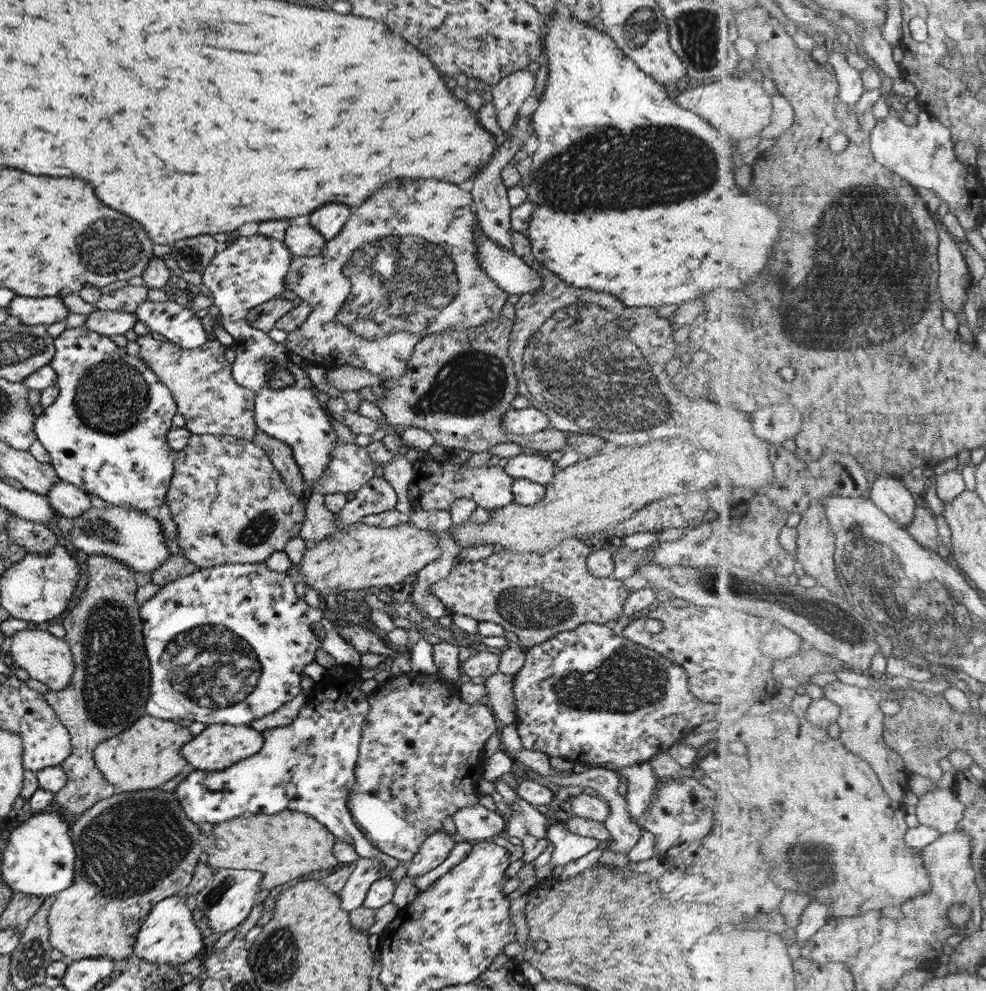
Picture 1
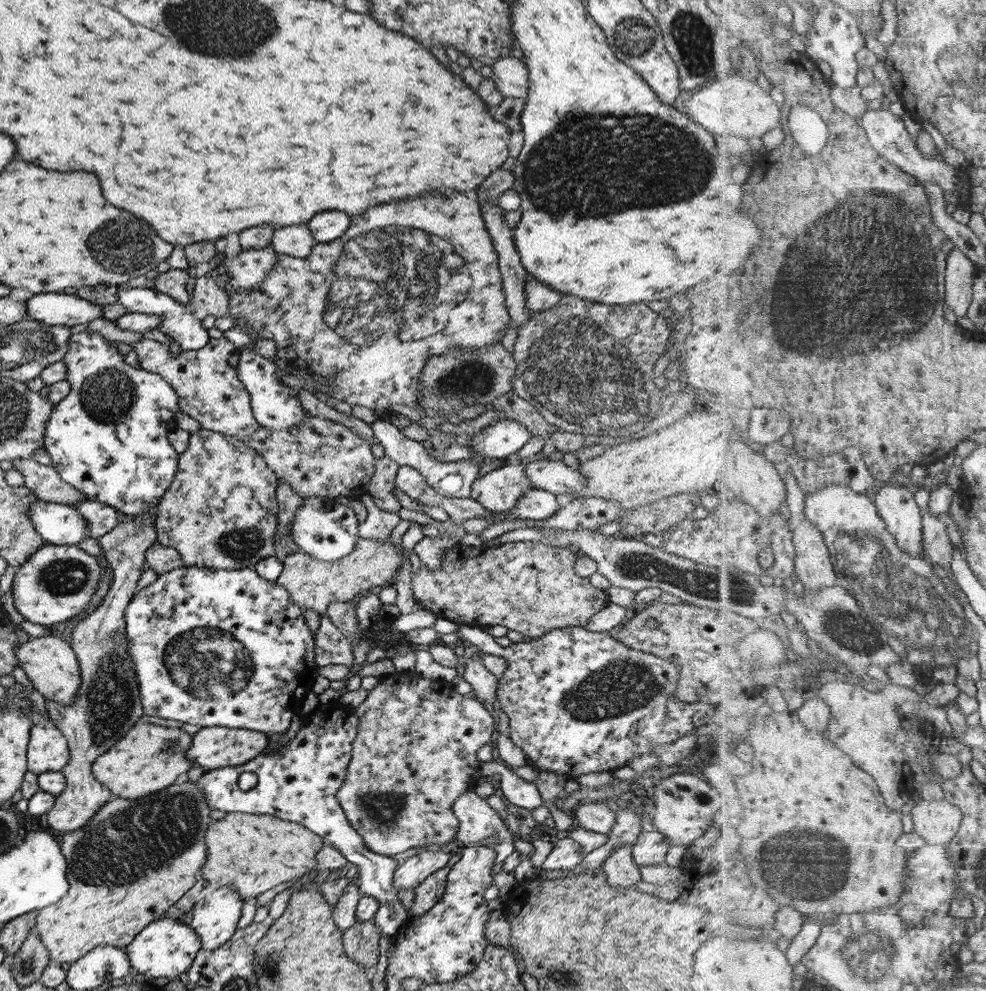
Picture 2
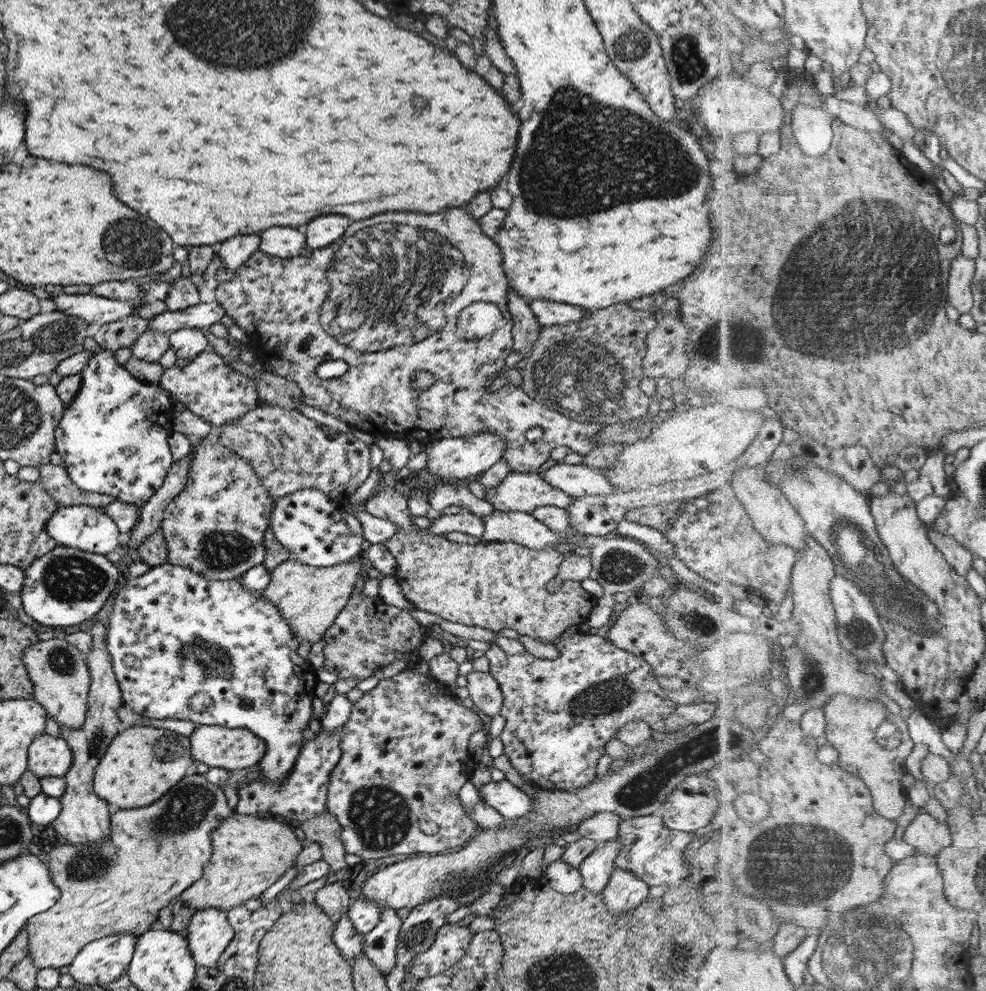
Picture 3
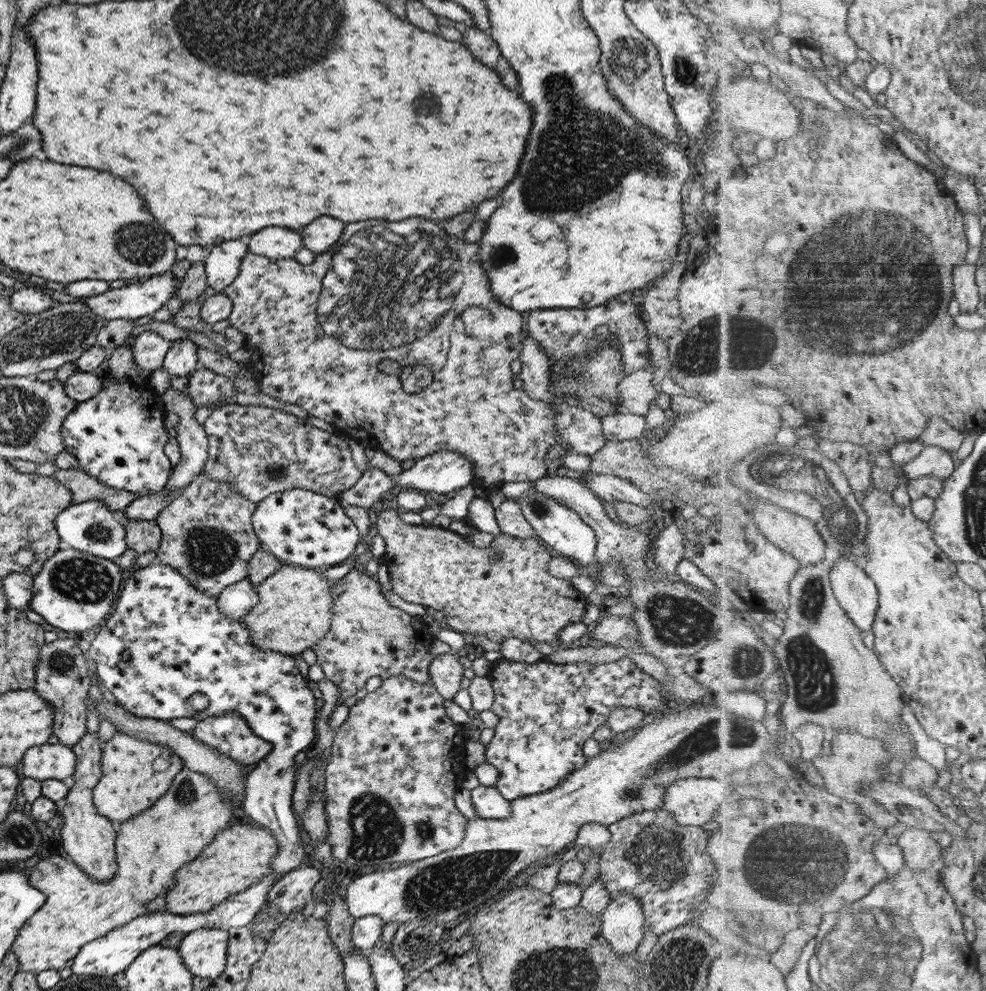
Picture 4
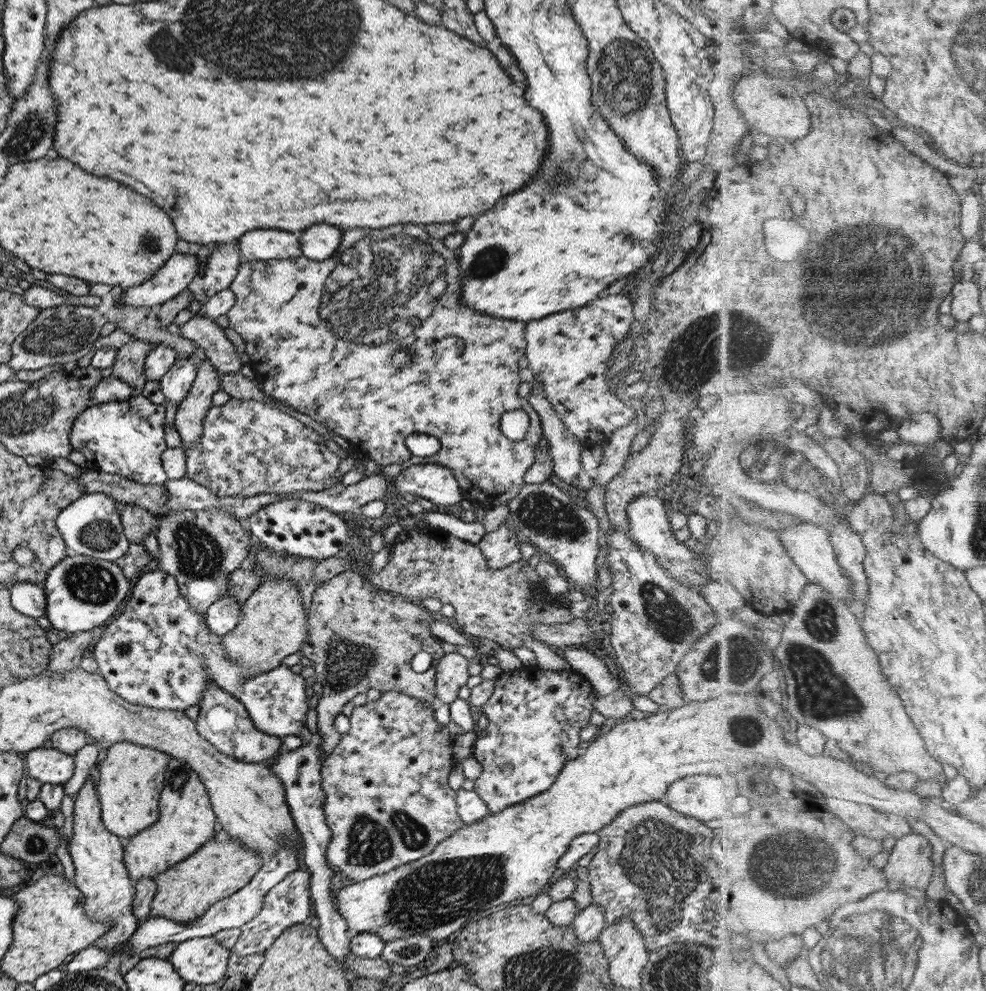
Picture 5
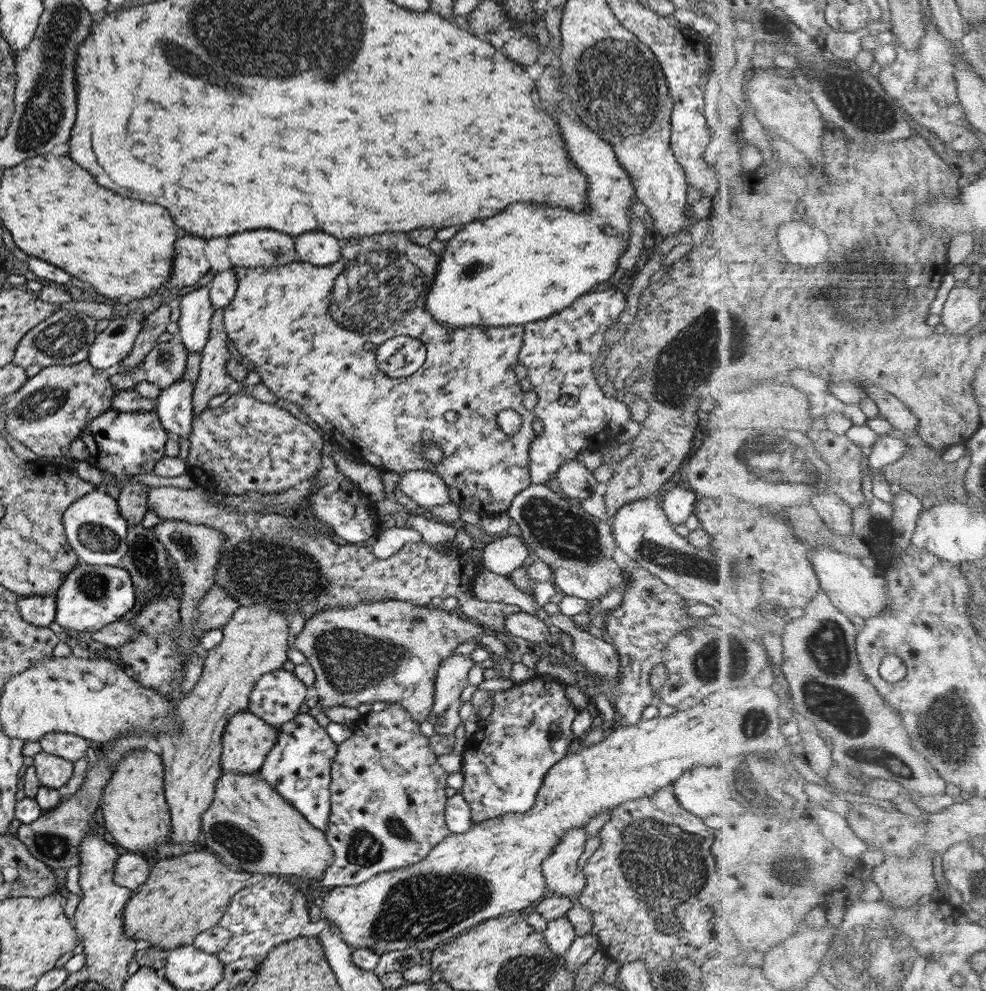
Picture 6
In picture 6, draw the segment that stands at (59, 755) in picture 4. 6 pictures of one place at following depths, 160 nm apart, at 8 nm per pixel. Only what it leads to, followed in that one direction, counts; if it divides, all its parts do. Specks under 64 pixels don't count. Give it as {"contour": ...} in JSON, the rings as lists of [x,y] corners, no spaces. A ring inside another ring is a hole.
{"contour":[[[43,751],[33,755],[32,759],[32,767],[40,786],[57,790],[69,780],[73,772],[73,763],[71,761]]]}

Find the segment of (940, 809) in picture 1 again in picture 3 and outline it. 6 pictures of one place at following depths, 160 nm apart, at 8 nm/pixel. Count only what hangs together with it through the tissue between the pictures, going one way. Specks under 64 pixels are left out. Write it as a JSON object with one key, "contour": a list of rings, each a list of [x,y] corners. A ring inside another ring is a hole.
{"contour":[[[919,809],[918,815],[906,828],[901,840],[914,848],[916,854],[937,857],[945,848],[951,846],[953,838],[947,821],[939,822],[929,812]]]}

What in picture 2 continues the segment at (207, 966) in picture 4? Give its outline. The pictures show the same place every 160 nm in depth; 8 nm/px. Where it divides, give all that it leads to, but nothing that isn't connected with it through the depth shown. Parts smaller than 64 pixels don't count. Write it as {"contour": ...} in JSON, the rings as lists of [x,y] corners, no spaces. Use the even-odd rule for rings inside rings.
{"contour":[[[217,887],[202,894],[202,897],[194,903],[191,912],[191,922],[189,926],[191,930],[197,934],[199,938],[199,946],[205,952],[214,951],[215,948],[223,946],[225,942],[235,933],[238,928],[238,920],[241,916],[243,900],[229,887]]]}

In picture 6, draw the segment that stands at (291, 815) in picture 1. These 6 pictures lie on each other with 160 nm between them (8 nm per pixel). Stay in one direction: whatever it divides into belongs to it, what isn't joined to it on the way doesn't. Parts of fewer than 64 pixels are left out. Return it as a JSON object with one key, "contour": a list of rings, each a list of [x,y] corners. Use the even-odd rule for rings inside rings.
{"contour":[[[198,847],[193,854],[189,852],[161,855],[150,863],[145,884],[139,886],[137,894],[133,891],[123,909],[123,934],[127,938],[146,940],[150,947],[169,951],[192,945],[201,932],[218,924],[232,896],[253,881],[249,873],[227,868],[207,850]]]}

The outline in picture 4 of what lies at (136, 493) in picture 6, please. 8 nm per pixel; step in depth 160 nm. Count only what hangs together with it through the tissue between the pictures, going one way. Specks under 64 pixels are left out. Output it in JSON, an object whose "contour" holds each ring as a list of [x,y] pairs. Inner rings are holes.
{"contour":[[[154,519],[129,520],[124,532],[126,548],[138,555],[144,552],[156,552],[158,549],[161,533]]]}

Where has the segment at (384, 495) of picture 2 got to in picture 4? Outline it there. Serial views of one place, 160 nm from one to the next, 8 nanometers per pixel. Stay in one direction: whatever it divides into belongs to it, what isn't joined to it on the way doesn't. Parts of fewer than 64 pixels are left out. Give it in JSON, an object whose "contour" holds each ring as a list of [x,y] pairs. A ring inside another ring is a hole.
{"contour":[[[376,509],[376,512],[375,532],[385,542],[382,556],[393,592],[407,604],[420,604],[445,613],[444,618],[455,632],[467,638],[483,634],[498,644],[504,638],[544,641],[549,644],[561,639],[561,628],[580,622],[586,595],[574,590],[568,580],[555,578],[546,571],[546,564],[554,553],[536,538],[507,537],[505,543],[495,539],[488,547],[477,548],[467,537],[448,528],[404,523],[399,509]],[[494,554],[498,554],[498,559],[492,559]]]}

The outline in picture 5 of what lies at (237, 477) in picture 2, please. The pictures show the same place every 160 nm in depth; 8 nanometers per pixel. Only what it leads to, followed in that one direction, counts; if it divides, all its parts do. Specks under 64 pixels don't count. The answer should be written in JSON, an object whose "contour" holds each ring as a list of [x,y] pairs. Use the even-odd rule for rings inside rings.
{"contour":[[[211,507],[202,511],[169,511],[166,515],[159,516],[155,529],[158,552],[153,566],[170,574],[176,581],[183,600],[187,600],[187,605],[196,613],[205,614],[209,605],[226,596],[227,581],[231,572],[246,565],[248,561],[251,536],[246,524],[223,509]]]}

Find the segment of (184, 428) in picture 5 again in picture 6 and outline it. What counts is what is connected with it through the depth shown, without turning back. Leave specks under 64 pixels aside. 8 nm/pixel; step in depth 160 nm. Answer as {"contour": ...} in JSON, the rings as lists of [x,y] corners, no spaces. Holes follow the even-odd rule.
{"contour":[[[223,309],[212,312],[208,340],[201,350],[197,383],[192,388],[192,415],[206,409],[206,403],[217,394],[239,393],[239,384],[225,370],[225,362],[231,359],[227,350],[228,339],[222,324]]]}

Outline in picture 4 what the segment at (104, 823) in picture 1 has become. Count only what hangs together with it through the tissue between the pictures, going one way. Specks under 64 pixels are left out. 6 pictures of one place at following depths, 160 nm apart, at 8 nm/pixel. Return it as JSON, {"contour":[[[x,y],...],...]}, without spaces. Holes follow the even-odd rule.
{"contour":[[[182,768],[170,782],[165,794],[153,806],[135,818],[129,818],[119,824],[114,841],[114,860],[117,862],[115,876],[106,881],[92,881],[71,862],[50,852],[41,858],[28,876],[33,888],[40,890],[45,902],[19,927],[15,941],[10,950],[17,957],[19,971],[36,975],[42,970],[61,970],[65,962],[73,958],[87,942],[101,938],[107,932],[147,914],[146,904],[156,896],[164,894],[176,881],[175,871],[194,860],[203,847],[211,843],[213,836],[224,830],[232,821],[236,812],[221,802],[220,794],[214,784],[200,772]]]}

